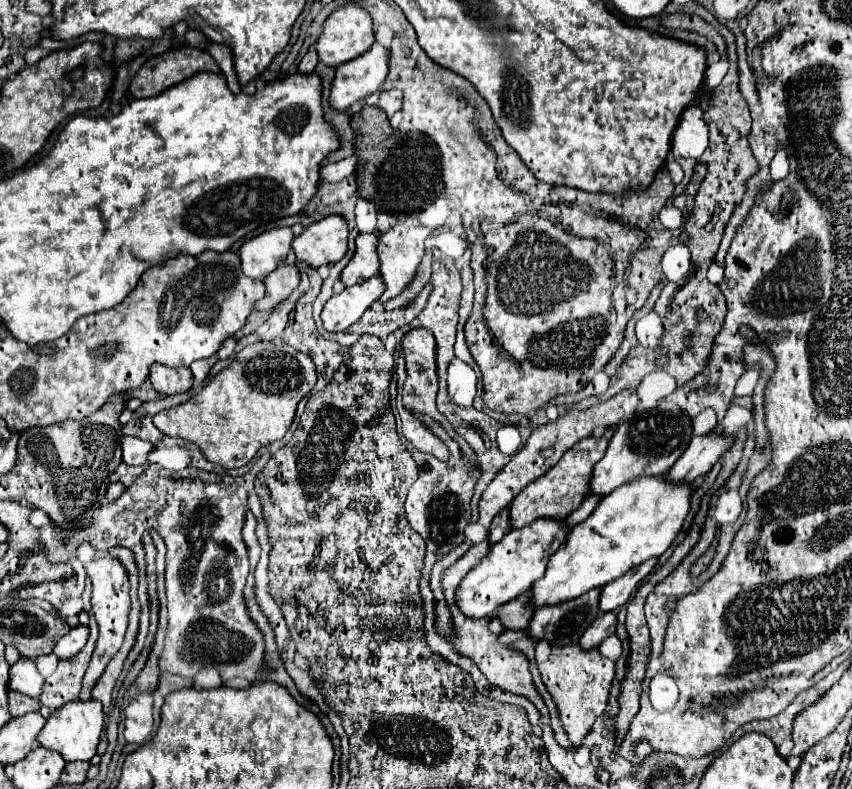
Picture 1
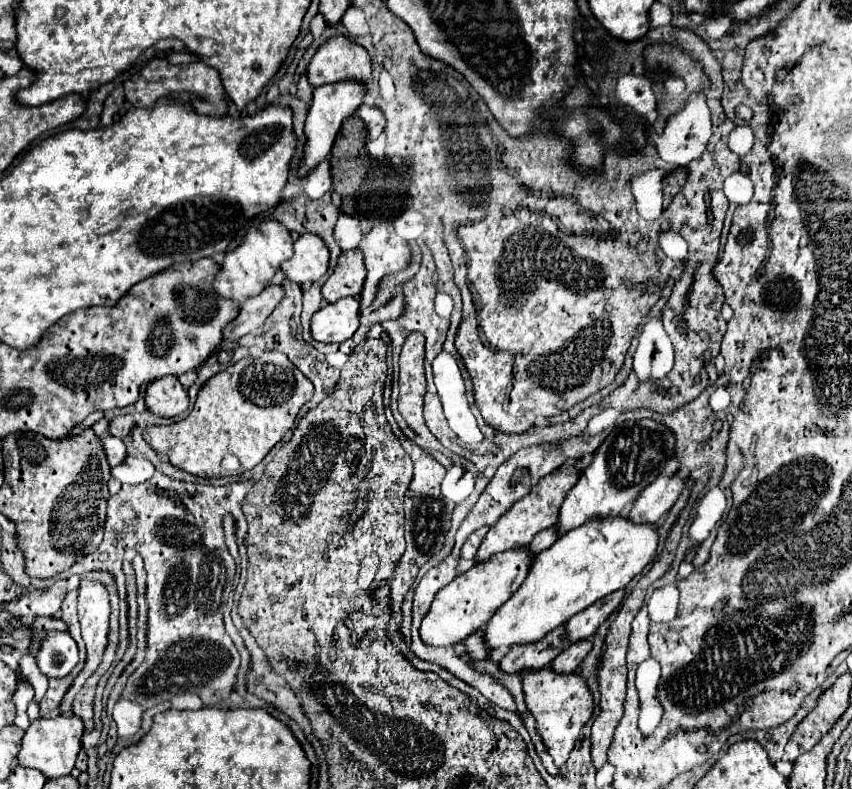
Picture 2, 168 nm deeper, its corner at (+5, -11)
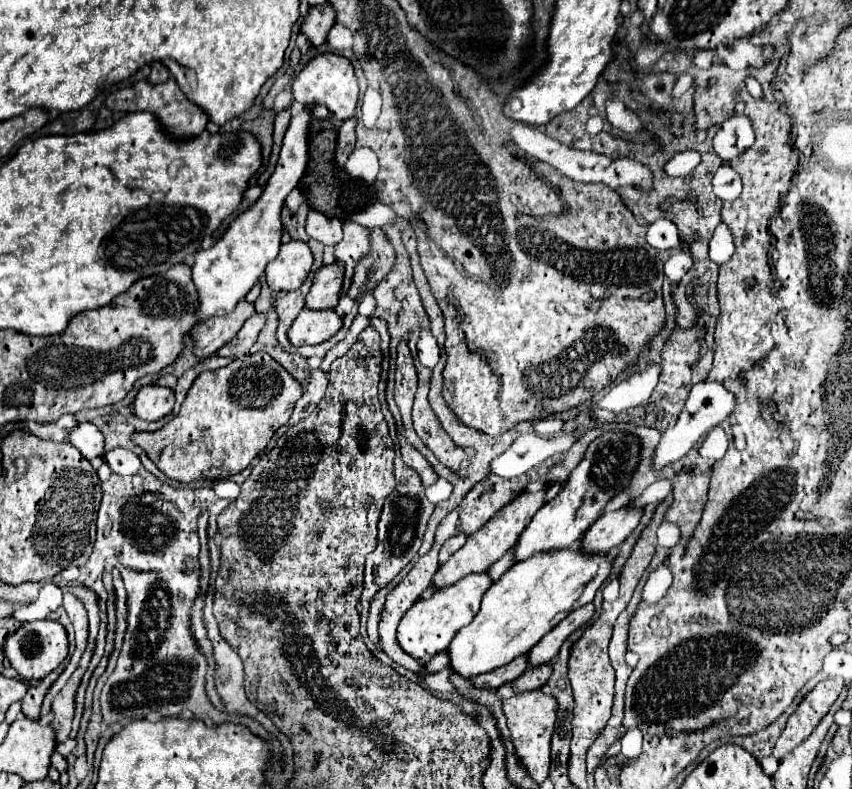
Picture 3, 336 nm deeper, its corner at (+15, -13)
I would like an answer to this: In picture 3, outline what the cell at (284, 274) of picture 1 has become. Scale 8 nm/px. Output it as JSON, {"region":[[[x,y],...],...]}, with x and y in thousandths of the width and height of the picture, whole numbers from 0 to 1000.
{"region":[[[283,380],[276,388],[273,398],[266,398],[264,403],[248,403],[245,408],[236,408],[236,411],[227,413],[222,426],[229,433],[229,441],[227,441],[229,451],[234,456],[238,456],[238,454],[245,454],[248,449],[252,449],[259,439],[264,439],[269,431],[273,431],[278,426],[285,408],[297,395],[299,395],[299,388]]]}

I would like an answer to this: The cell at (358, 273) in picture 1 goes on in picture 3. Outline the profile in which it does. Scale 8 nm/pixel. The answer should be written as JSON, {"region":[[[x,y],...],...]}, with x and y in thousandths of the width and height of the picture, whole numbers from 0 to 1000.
{"region":[[[391,332],[388,337],[377,337],[370,345],[367,362],[358,378],[358,390],[363,393],[393,393],[398,383],[398,370],[403,362],[403,337]]]}

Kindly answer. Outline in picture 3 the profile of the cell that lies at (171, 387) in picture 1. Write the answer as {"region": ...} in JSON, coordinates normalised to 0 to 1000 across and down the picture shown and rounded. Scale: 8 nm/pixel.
{"region":[[[177,487],[177,489],[168,489],[161,497],[156,507],[156,520],[158,527],[163,527],[165,532],[180,535],[196,527],[203,520],[203,512],[205,512],[205,502],[201,492]]]}

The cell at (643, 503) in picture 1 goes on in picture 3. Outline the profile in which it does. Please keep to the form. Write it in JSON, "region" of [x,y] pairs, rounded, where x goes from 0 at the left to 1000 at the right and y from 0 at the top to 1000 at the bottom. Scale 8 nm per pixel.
{"region":[[[677,697],[628,702],[616,712],[607,712],[567,753],[565,771],[553,791],[534,804],[525,821],[529,852],[543,859],[558,859],[619,829],[668,776],[696,763],[701,745],[710,738],[715,725],[717,707],[712,702],[687,707],[677,702]]]}

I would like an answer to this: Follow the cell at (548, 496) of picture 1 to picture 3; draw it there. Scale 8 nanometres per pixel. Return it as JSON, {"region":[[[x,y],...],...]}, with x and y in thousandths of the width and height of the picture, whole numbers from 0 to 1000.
{"region":[[[640,621],[623,624],[623,626],[609,626],[602,636],[590,641],[567,669],[562,669],[558,677],[548,682],[541,697],[536,697],[520,717],[515,717],[515,722],[508,730],[508,745],[520,748],[534,740],[536,735],[546,733],[548,728],[572,725],[574,717],[583,712],[583,707],[588,707],[595,697],[602,695],[602,687],[607,687],[607,677],[612,677],[612,672],[616,669],[616,662],[621,662],[621,657],[626,657],[626,651],[637,641],[637,629],[640,629]]]}

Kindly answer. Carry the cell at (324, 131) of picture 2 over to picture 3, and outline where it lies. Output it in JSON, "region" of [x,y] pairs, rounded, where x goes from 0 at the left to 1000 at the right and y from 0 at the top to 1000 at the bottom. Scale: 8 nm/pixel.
{"region":[[[363,137],[342,150],[342,157],[332,175],[332,188],[325,203],[325,210],[313,228],[313,236],[306,251],[288,269],[283,269],[266,289],[266,294],[243,317],[234,317],[229,322],[229,332],[224,337],[227,357],[234,373],[234,388],[229,393],[231,408],[238,408],[250,401],[269,398],[297,365],[304,350],[311,345],[311,337],[327,322],[330,312],[330,264],[337,246],[351,233],[363,193],[360,193],[360,167],[363,167]]]}

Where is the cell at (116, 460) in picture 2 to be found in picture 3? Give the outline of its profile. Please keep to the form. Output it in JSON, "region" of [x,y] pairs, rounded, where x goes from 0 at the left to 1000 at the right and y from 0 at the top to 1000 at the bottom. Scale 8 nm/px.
{"region":[[[95,535],[90,537],[79,558],[102,580],[102,583],[109,583],[114,578],[121,575],[121,550],[116,548],[116,542],[109,537],[109,535]]]}

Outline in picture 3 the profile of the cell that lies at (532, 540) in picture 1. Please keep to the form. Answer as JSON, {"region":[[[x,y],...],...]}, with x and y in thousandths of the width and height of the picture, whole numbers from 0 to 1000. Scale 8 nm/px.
{"region":[[[569,725],[567,728],[550,728],[548,733],[541,733],[539,738],[534,738],[527,745],[508,750],[506,758],[489,760],[468,788],[468,796],[466,796],[468,819],[480,831],[485,831],[489,837],[522,826],[522,819],[527,819],[527,814],[532,811],[532,804],[536,804],[536,798],[541,793],[548,793],[555,786],[555,778],[560,778],[562,766],[565,766],[565,755],[569,753],[569,748],[574,743],[576,743],[576,738]]]}

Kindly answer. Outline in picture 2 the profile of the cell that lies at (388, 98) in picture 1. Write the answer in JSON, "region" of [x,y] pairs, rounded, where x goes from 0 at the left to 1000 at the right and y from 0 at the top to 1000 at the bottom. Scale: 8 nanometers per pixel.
{"region":[[[426,132],[426,137],[421,137],[421,147],[431,157],[433,177],[440,177],[452,162],[452,144],[440,132]]]}

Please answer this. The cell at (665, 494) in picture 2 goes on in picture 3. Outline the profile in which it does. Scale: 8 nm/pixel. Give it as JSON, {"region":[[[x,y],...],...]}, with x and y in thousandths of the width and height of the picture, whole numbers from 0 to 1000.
{"region":[[[727,644],[712,649],[689,669],[682,682],[680,697],[687,702],[712,702],[724,695],[752,659],[752,644]]]}

